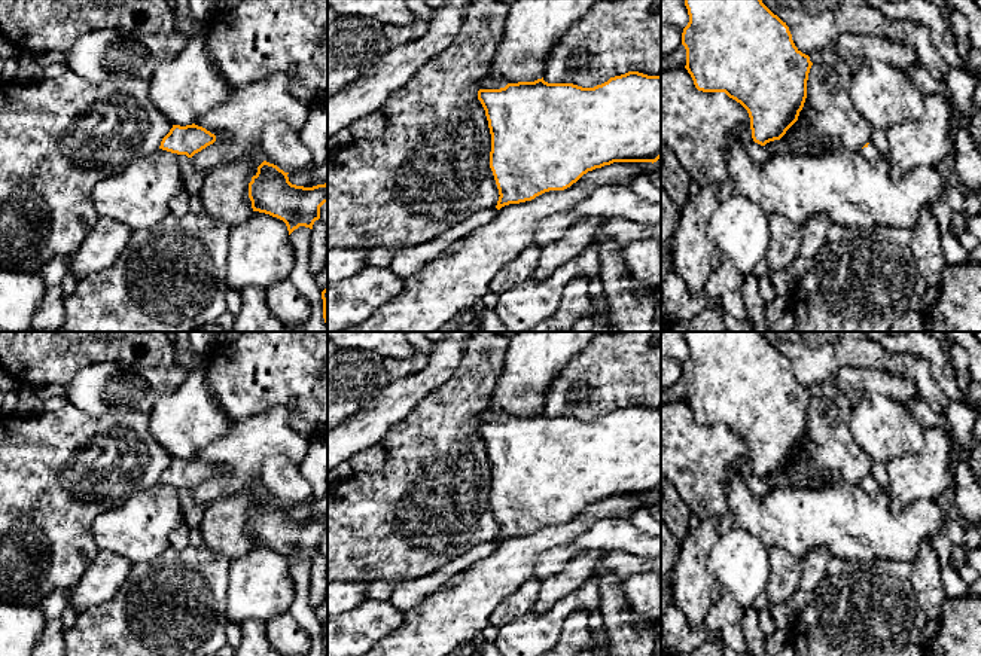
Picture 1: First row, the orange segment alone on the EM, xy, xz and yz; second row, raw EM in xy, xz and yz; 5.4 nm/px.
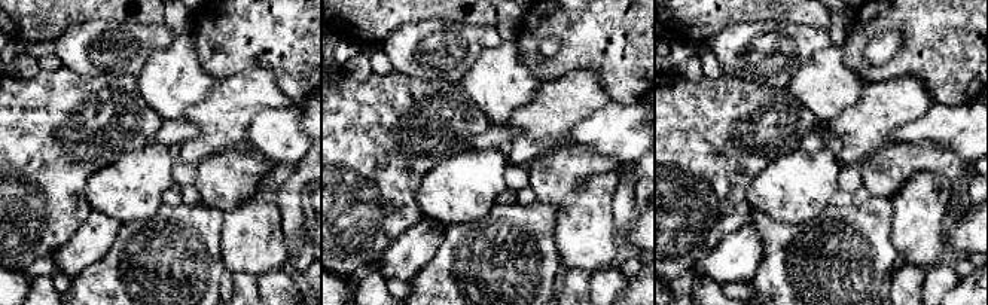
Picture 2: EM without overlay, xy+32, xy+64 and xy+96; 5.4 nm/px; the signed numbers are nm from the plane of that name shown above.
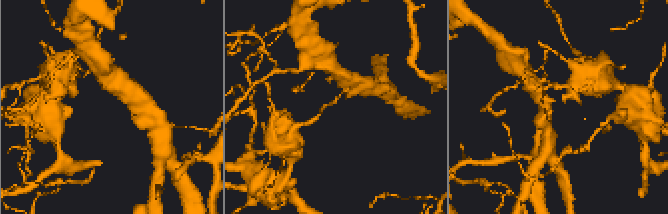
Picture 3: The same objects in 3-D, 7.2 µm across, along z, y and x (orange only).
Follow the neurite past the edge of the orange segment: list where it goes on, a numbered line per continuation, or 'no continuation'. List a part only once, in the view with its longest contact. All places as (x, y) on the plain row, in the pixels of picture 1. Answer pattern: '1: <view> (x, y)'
1: yz (871, 485)

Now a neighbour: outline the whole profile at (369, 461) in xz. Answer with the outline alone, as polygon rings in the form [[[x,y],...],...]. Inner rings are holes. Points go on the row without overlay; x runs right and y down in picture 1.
[[[381,443],[372,446],[369,451],[360,452],[348,460],[354,473],[375,473],[380,472],[387,461],[387,449]]]

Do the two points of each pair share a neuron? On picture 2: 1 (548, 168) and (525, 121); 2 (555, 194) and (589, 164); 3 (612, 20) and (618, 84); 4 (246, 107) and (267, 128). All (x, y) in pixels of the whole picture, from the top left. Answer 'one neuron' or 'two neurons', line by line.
1: two neurons
2: one neuron
3: one neuron
4: two neurons

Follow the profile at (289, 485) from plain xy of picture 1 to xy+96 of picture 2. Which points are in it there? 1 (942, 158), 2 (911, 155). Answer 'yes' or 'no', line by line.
1: no
2: no

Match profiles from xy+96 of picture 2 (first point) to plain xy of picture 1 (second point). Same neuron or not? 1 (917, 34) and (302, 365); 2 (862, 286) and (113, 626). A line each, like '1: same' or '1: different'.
1: same
2: same

